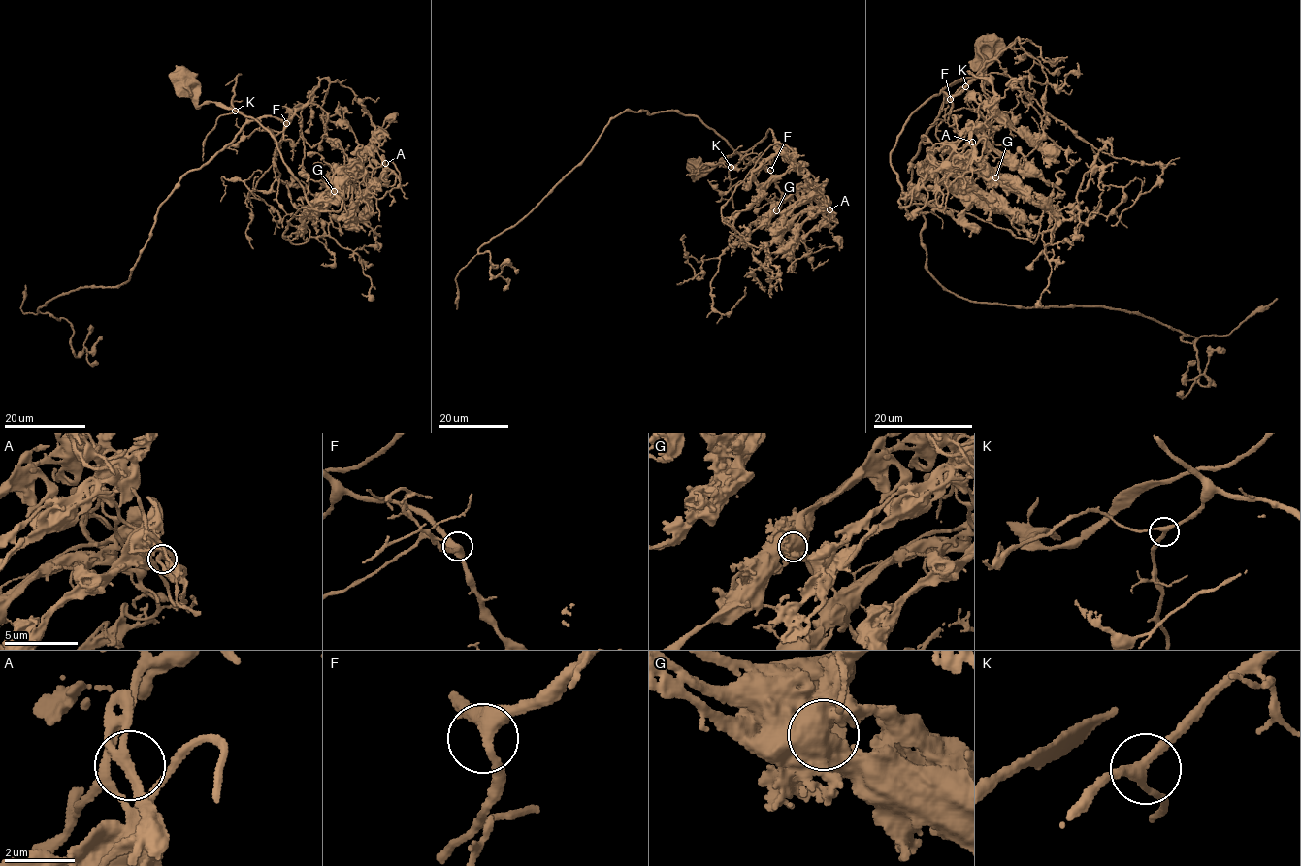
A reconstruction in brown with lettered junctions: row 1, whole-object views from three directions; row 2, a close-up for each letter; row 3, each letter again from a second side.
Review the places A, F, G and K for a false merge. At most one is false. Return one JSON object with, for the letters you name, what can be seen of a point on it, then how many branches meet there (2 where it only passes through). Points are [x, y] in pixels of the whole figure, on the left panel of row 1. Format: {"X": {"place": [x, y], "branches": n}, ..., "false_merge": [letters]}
{"G": {"place": [334, 191], "branches": 1}, "false_merge": ["G"]}

